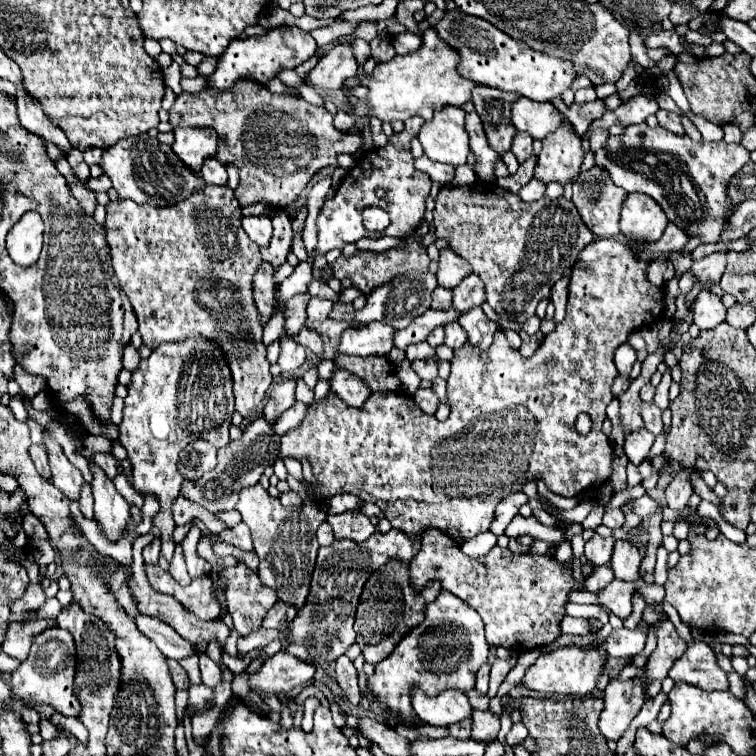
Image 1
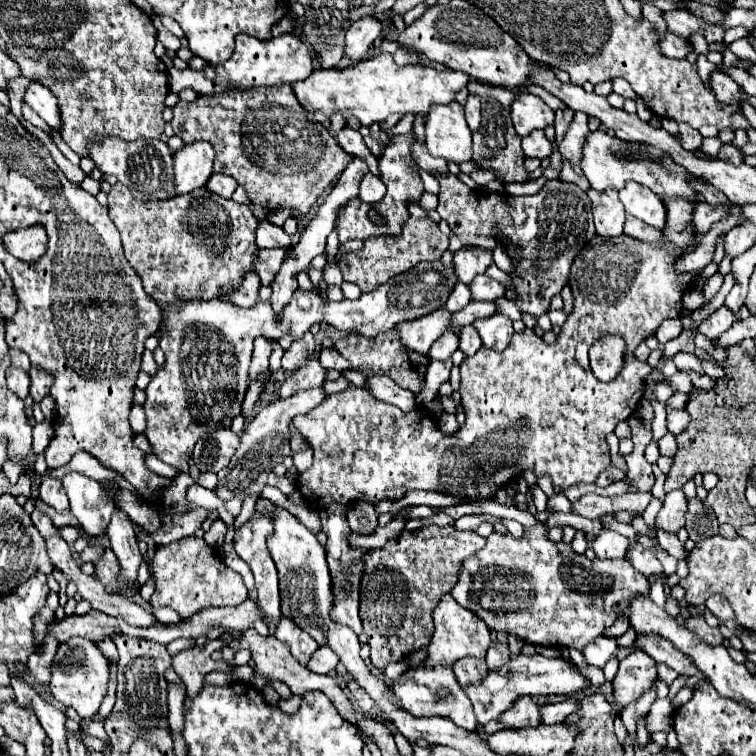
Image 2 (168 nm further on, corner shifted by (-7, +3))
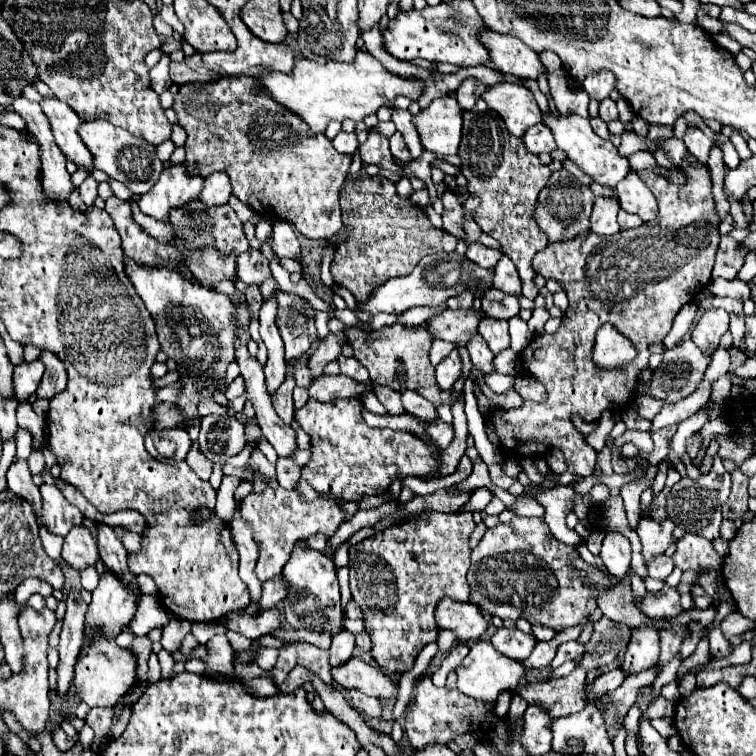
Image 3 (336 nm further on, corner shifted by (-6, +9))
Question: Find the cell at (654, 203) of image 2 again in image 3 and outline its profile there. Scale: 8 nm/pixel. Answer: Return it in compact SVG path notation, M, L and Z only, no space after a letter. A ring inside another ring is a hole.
M629 173L621 183L617 183L615 193L619 197L621 209L639 215L645 223L653 221L657 217L657 199L655 195L645 187L645 183L639 179L637 173Z

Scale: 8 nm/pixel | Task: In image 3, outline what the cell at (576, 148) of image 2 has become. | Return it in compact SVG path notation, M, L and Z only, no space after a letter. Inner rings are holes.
M551 71L549 73L549 87L555 101L555 107L561 115L581 115L589 119L589 95L585 89L571 89L567 71Z

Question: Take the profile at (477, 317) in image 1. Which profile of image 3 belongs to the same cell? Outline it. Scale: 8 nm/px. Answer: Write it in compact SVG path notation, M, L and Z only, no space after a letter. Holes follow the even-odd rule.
M491 317L481 319L479 333L483 335L483 339L487 341L489 349L495 355L509 347L509 329L507 329L507 321L505 319L491 319Z

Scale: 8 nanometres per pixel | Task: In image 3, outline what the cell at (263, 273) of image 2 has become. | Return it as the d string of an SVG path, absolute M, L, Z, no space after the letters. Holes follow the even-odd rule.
M249 249L237 257L237 277L247 285L263 285L263 281L271 277L269 259L259 249Z

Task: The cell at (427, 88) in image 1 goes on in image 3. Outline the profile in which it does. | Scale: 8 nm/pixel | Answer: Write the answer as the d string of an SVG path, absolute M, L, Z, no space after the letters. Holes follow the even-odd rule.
M357 51L353 63L317 63L309 59L297 59L293 73L265 73L259 77L259 83L281 105L303 117L313 131L325 131L329 121L361 121L365 119L365 115L377 113L379 107L393 103L399 95L417 101L425 85L421 83L421 79L405 79L393 75L391 71L381 67L381 63L373 55L369 55L369 51Z

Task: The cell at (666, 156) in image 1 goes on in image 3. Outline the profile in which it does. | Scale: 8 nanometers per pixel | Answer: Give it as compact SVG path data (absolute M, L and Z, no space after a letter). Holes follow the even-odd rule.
M553 115L545 117L543 123L553 131L555 135L555 143L561 151L567 153L567 157L583 171L587 173L589 177L593 177L593 181L597 181L599 185L603 187L615 187L619 179L623 179L629 171L631 171L631 165L629 165L629 159L623 157L617 147L607 141L607 139L601 139L589 125L589 119L583 119L579 115L569 115L569 117L559 117L555 119Z

